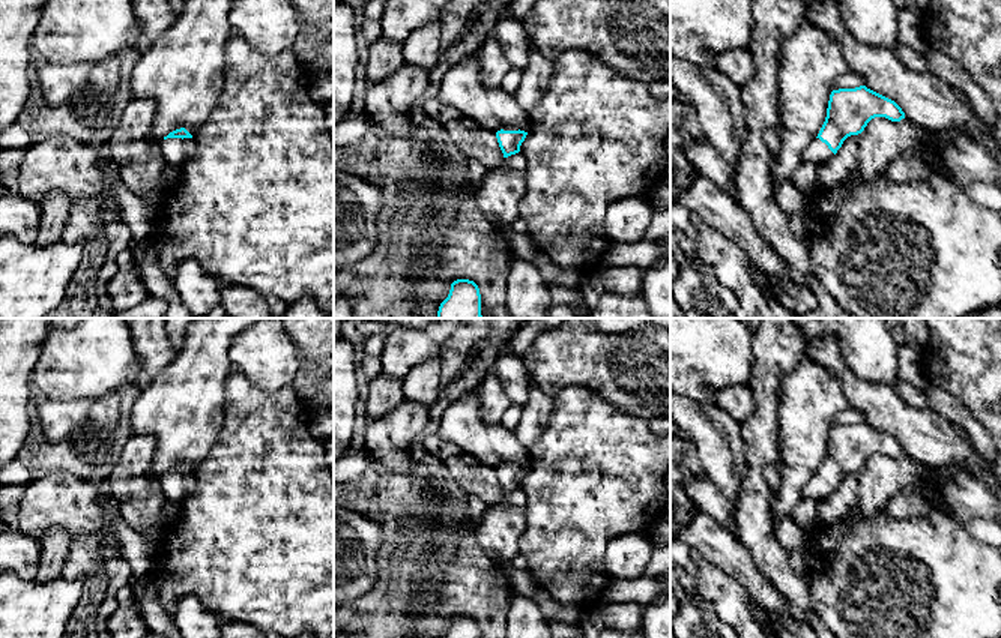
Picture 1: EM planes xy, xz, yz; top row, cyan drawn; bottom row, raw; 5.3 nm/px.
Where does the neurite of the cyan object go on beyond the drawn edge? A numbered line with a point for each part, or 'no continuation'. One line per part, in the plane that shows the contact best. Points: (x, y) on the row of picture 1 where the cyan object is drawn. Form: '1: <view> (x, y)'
1: xy (176, 152)

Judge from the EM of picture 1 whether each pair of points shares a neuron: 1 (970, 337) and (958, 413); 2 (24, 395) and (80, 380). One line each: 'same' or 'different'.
1: different
2: different

